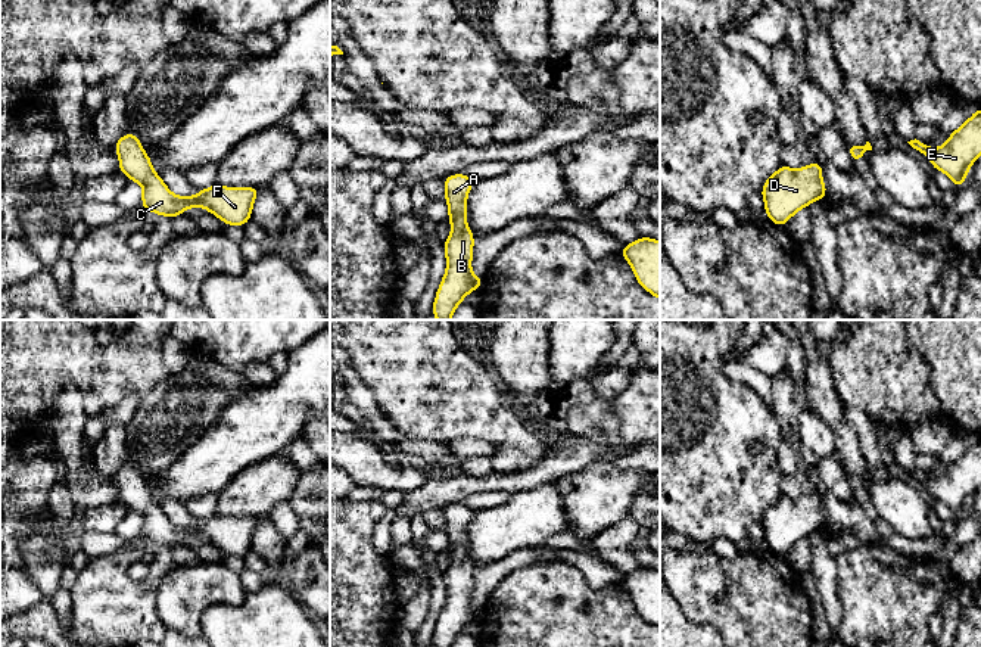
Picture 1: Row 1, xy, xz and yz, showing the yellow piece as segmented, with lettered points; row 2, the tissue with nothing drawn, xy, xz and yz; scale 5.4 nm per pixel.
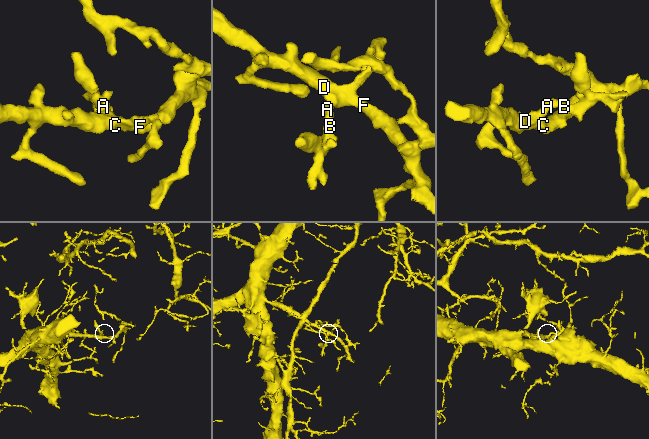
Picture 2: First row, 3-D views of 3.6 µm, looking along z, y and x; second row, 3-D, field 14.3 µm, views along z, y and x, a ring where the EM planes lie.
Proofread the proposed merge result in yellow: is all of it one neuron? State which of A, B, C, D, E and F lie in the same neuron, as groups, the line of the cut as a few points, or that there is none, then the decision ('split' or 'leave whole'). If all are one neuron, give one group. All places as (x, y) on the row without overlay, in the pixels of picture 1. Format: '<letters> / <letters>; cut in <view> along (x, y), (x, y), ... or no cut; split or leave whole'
A B C D E F; no cut; leave whole

